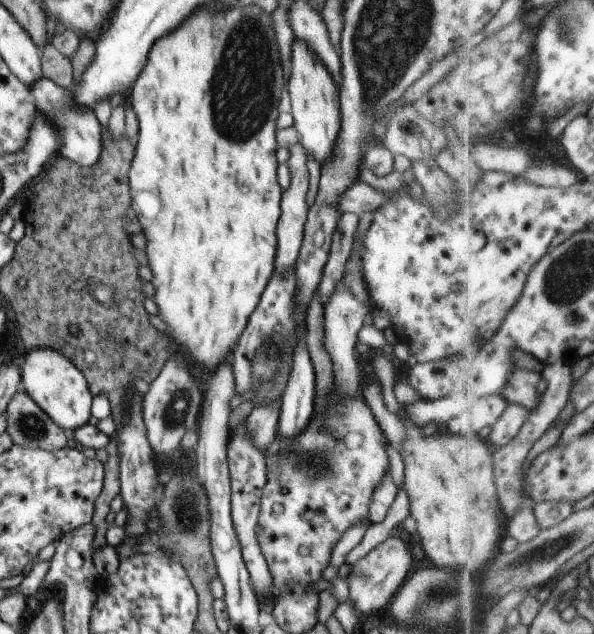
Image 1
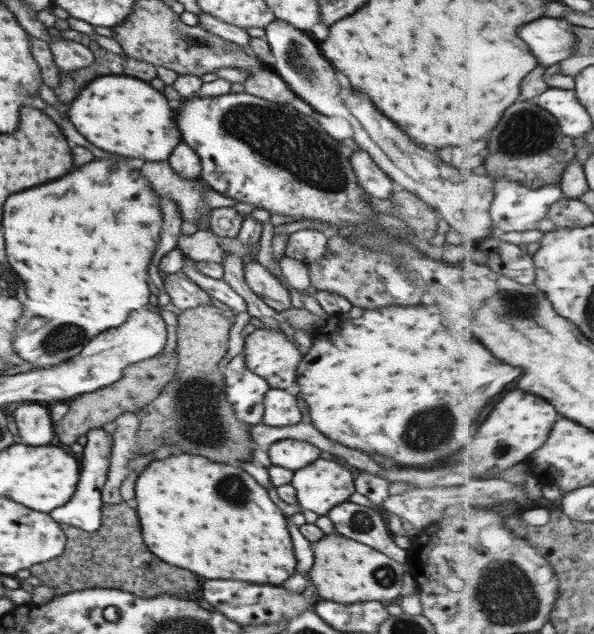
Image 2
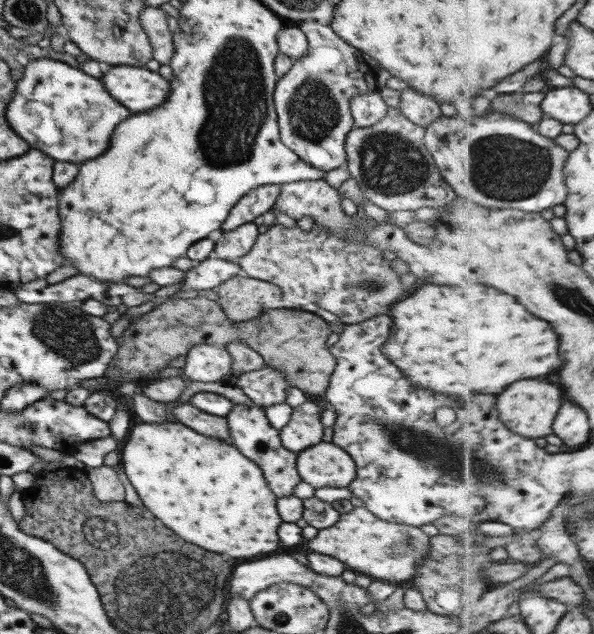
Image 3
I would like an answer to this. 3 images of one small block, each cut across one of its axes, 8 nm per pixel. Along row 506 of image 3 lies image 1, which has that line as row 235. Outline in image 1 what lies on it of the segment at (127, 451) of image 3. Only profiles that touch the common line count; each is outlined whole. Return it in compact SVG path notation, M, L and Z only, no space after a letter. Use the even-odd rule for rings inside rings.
M250 5L246 6L246 8L236 6L236 8L230 8L230 10L224 10L224 8L220 10L220 8L212 8L212 6L210 6L210 10L200 8L200 12L194 12L194 16L188 16L188 20L184 20L184 24L182 24L180 28L176 28L176 30L172 30L168 36L156 40L156 44L154 44L152 50L150 50L150 56L148 56L146 66L142 68L138 80L134 82L134 86L131 86L132 90L130 90L130 104L132 104L132 108L136 110L138 120L140 120L140 134L138 134L138 140L135 146L136 156L133 156L133 161L129 168L131 213L133 218L136 219L134 212L138 212L138 220L140 220L142 228L144 228L146 238L148 238L148 248L146 248L146 252L148 252L150 268L152 268L152 272L154 272L154 282L152 282L152 284L156 286L156 304L158 304L158 308L160 308L160 316L162 316L162 318L168 322L168 326L172 328L172 332L174 332L174 340L176 340L184 350L190 352L190 356L194 358L194 362L196 362L198 366L204 366L204 368L216 368L218 362L220 362L220 358L224 358L224 354L228 354L228 352L234 348L236 340L240 338L240 334L242 334L242 330L244 330L244 322L248 322L248 316L254 312L254 308L256 308L256 304L258 304L258 300L260 300L260 296L262 296L264 288L268 286L268 282L270 282L270 278L272 278L272 272L274 272L274 256L276 256L276 224L278 224L278 218L280 218L280 194L282 194L282 190L280 190L280 186L278 186L278 182L276 182L276 168L278 168L276 148L278 148L278 144L276 144L276 126L274 126L274 124L276 124L278 114L280 114L280 112L278 112L280 98L286 94L286 84L288 84L288 80L286 80L284 74L282 74L284 70L282 70L282 64L280 64L281 52L276 50L278 46L276 46L276 35L274 32L273 16L268 14L263 8L257 6Z

